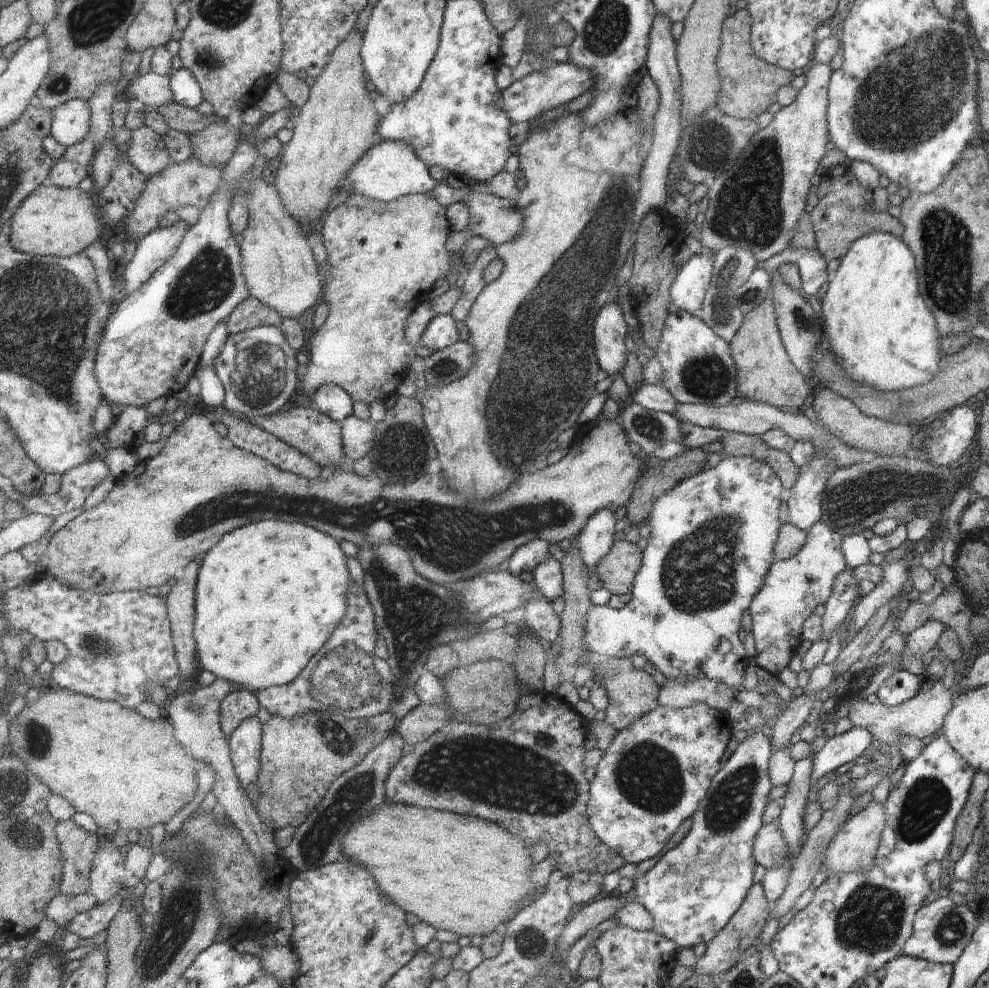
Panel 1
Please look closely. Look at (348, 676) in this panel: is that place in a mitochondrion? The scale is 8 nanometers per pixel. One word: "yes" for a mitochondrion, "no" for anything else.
yes

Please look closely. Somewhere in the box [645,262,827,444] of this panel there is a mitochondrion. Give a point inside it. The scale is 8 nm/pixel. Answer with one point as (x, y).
(707, 377)

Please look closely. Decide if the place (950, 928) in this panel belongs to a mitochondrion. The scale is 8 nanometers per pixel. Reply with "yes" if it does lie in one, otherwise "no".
yes

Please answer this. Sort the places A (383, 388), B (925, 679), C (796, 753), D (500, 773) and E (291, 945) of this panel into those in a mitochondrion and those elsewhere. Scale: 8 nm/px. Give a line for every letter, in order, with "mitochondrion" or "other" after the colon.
A: other
B: other
C: other
D: mitochondrion
E: other

